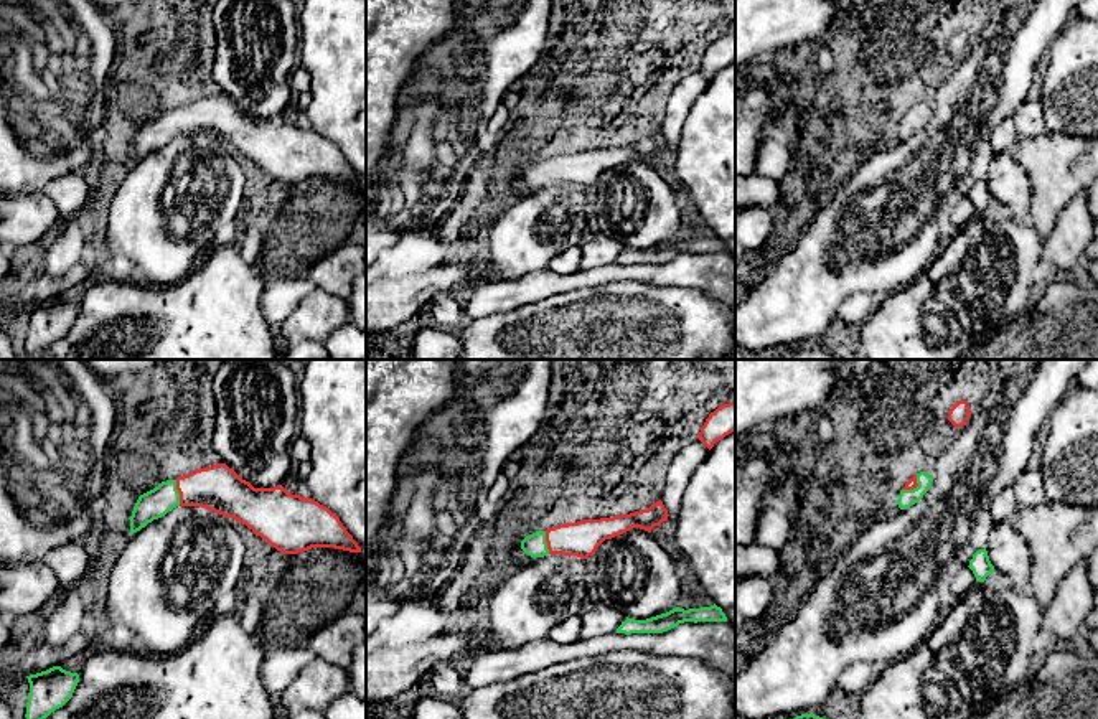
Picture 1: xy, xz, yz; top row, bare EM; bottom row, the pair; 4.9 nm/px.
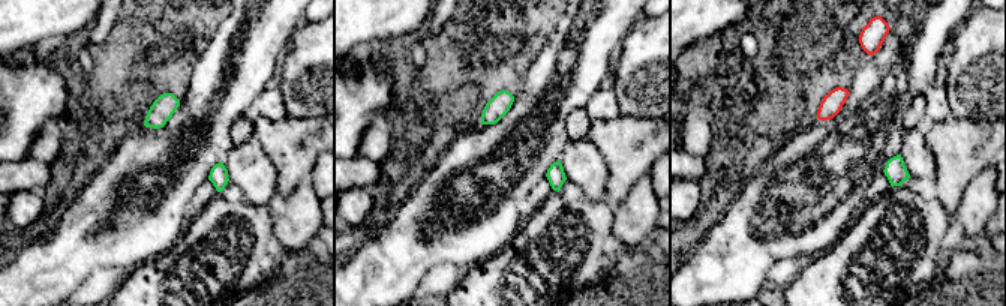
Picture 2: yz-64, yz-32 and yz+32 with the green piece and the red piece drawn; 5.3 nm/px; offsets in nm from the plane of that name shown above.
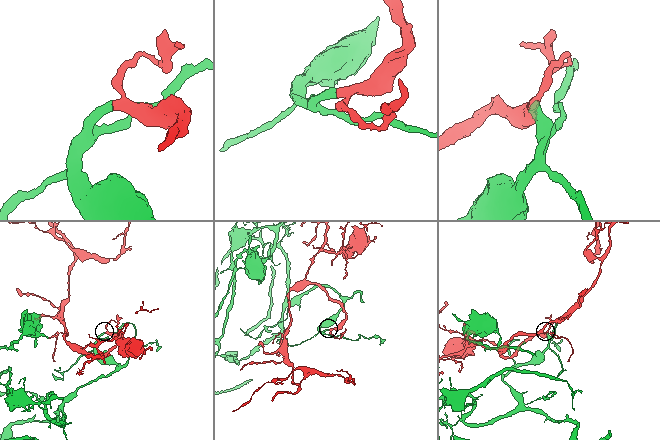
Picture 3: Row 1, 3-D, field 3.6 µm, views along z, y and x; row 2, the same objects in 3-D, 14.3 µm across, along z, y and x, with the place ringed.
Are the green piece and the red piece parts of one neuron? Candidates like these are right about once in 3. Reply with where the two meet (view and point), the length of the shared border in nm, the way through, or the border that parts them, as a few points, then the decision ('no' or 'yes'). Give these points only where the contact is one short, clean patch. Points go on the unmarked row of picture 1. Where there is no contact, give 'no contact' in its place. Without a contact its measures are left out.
meets green in xy at (177, 122); contact 120 nm long; runs through xy (155, 134), (177, 122), (220, 119); yes

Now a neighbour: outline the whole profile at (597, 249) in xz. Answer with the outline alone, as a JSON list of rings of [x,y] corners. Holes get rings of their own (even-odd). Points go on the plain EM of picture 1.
[[[589,231],[579,247],[582,251],[580,270],[613,264],[626,251],[625,244],[600,231]]]

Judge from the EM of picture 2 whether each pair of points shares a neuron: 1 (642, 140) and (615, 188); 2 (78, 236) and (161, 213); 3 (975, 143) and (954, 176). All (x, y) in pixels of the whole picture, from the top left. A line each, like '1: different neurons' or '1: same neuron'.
1: same neuron
2: same neuron
3: same neuron

